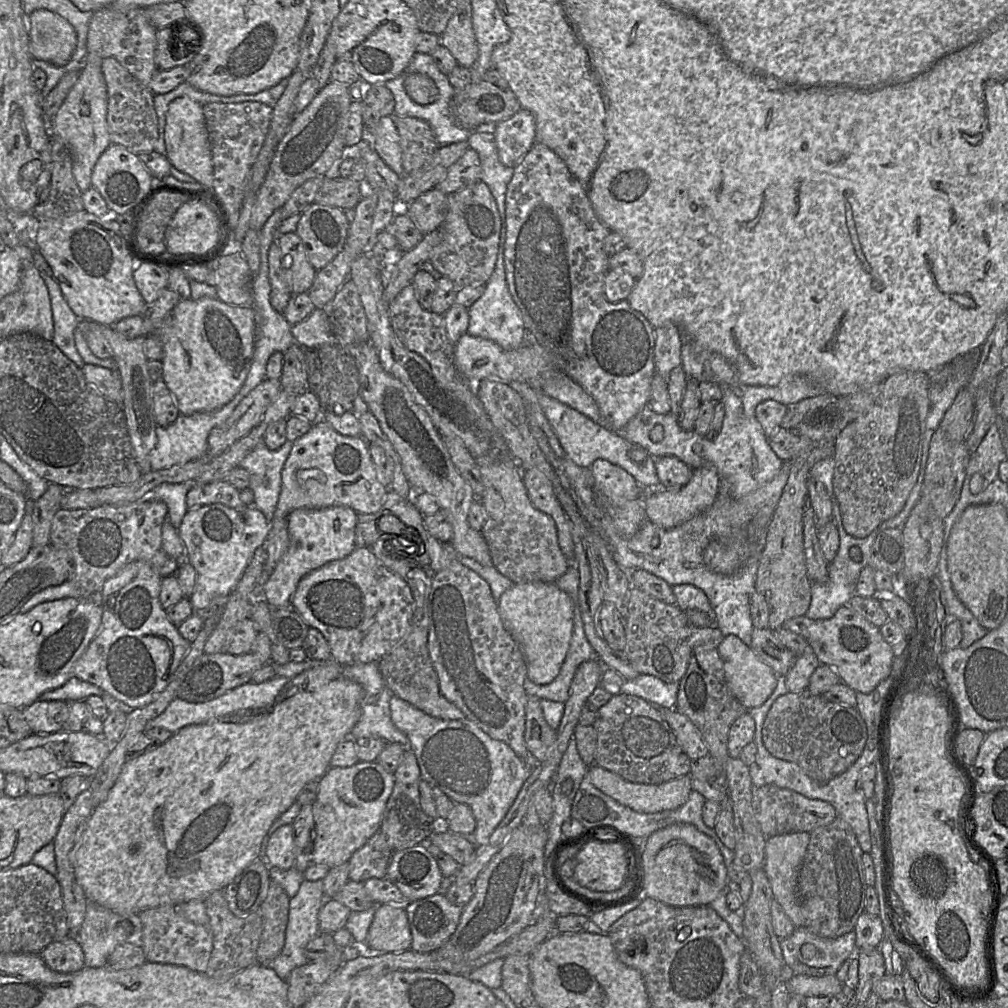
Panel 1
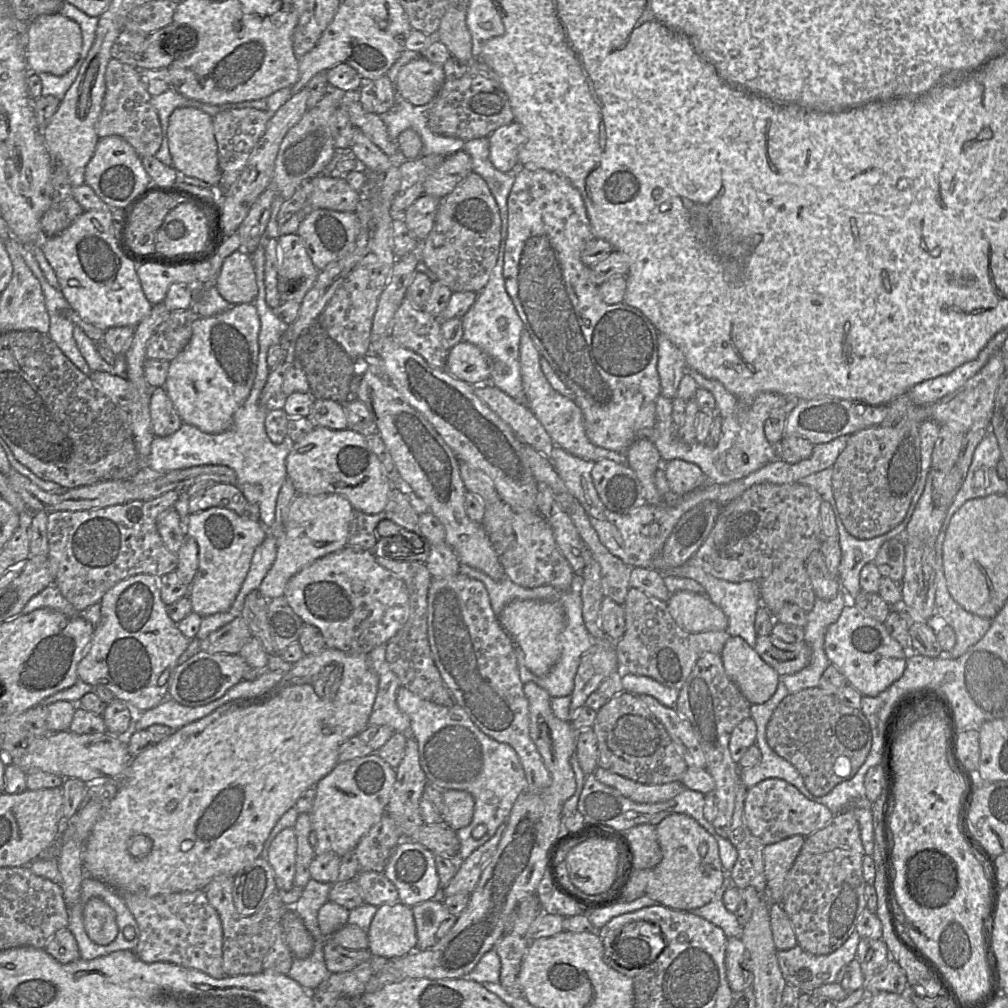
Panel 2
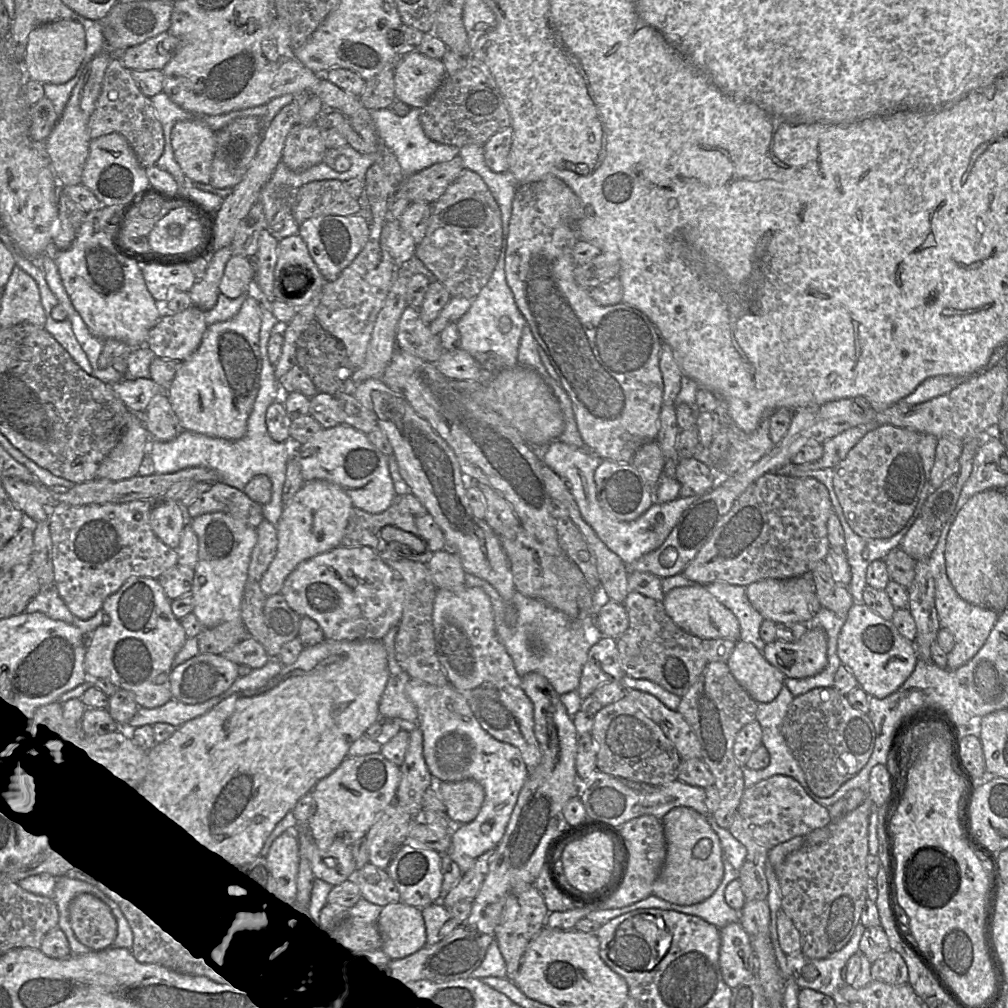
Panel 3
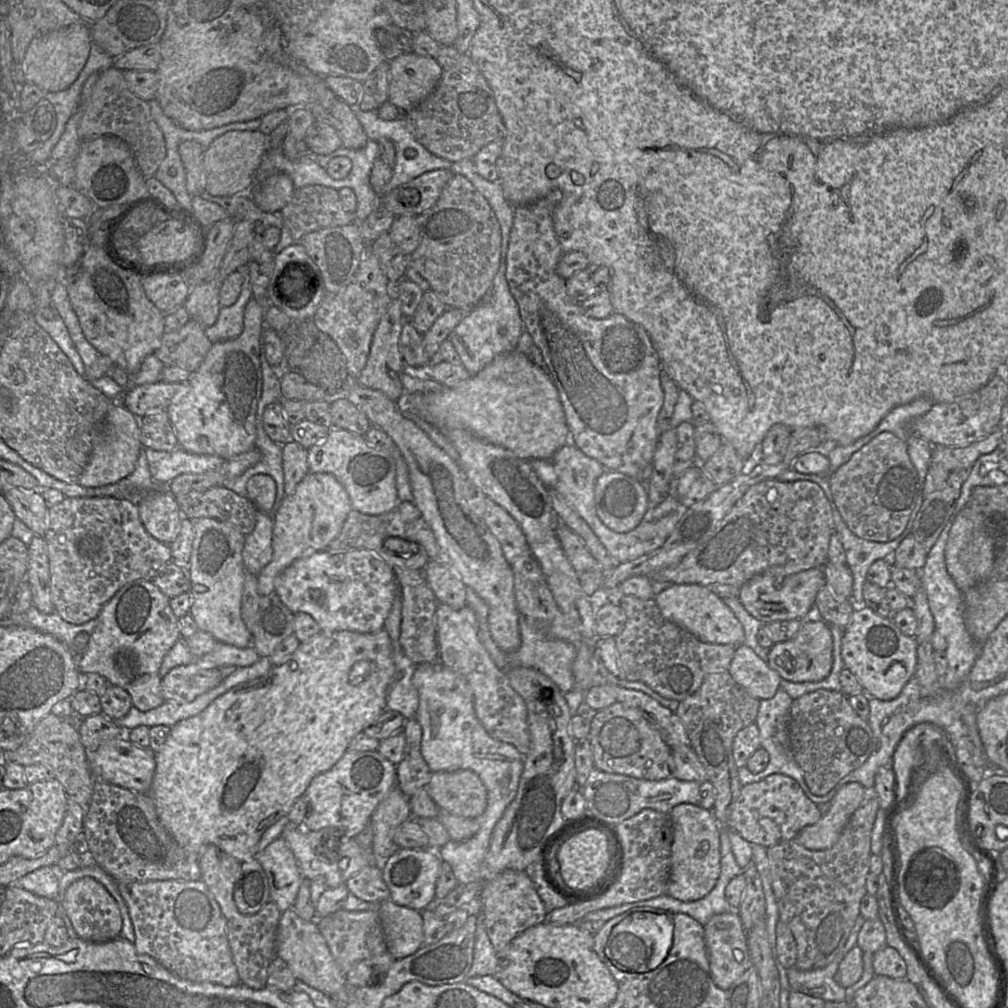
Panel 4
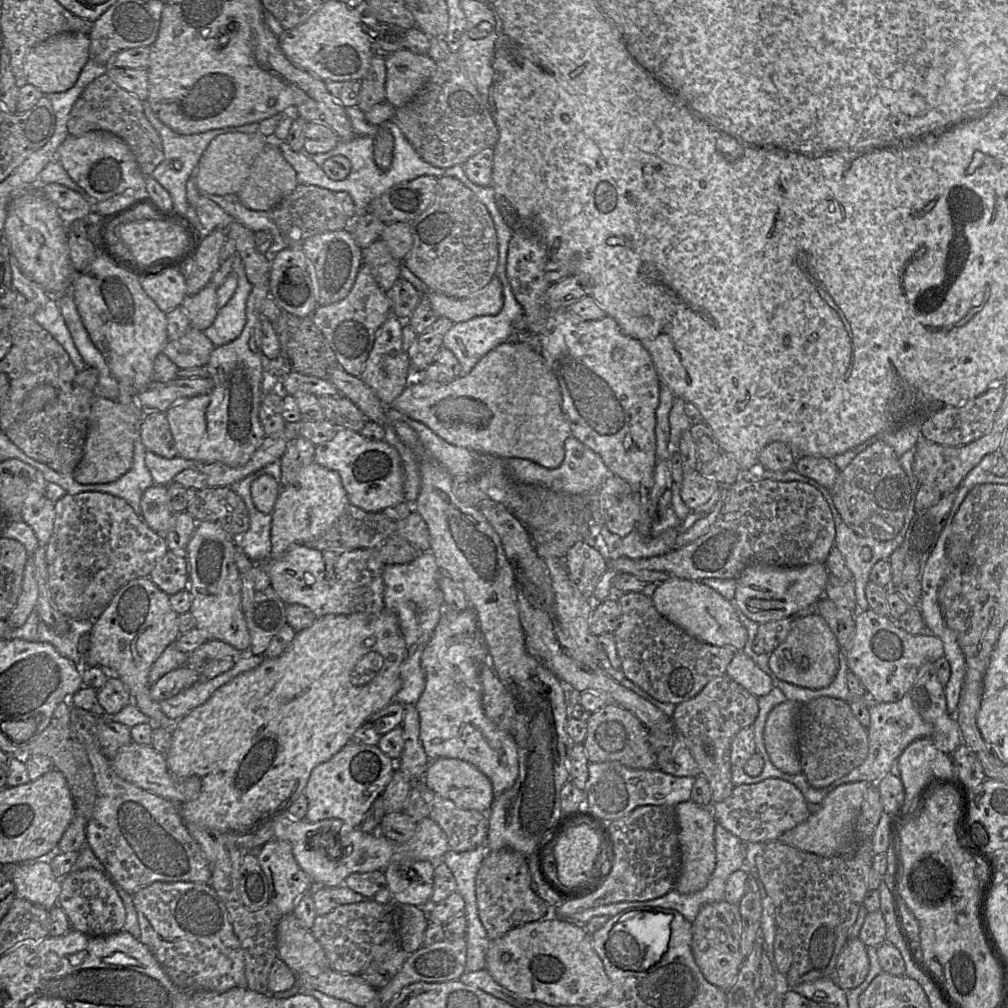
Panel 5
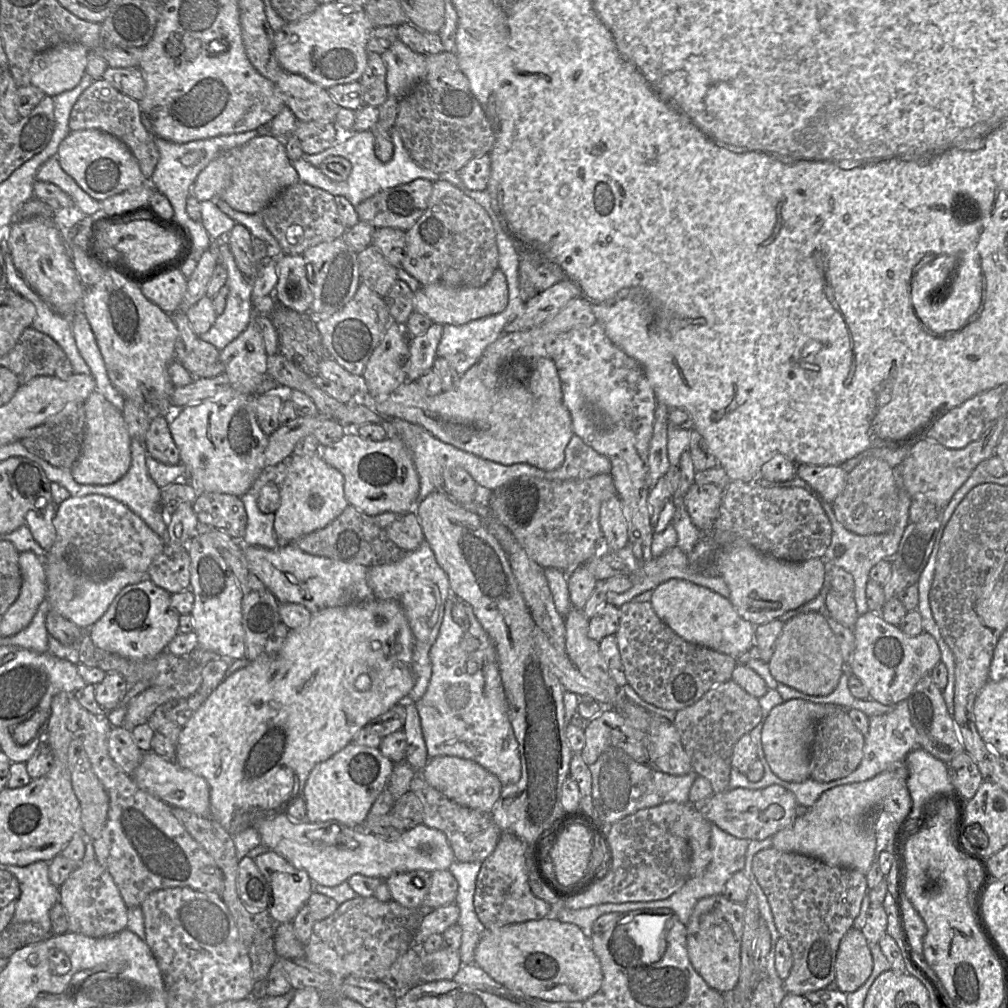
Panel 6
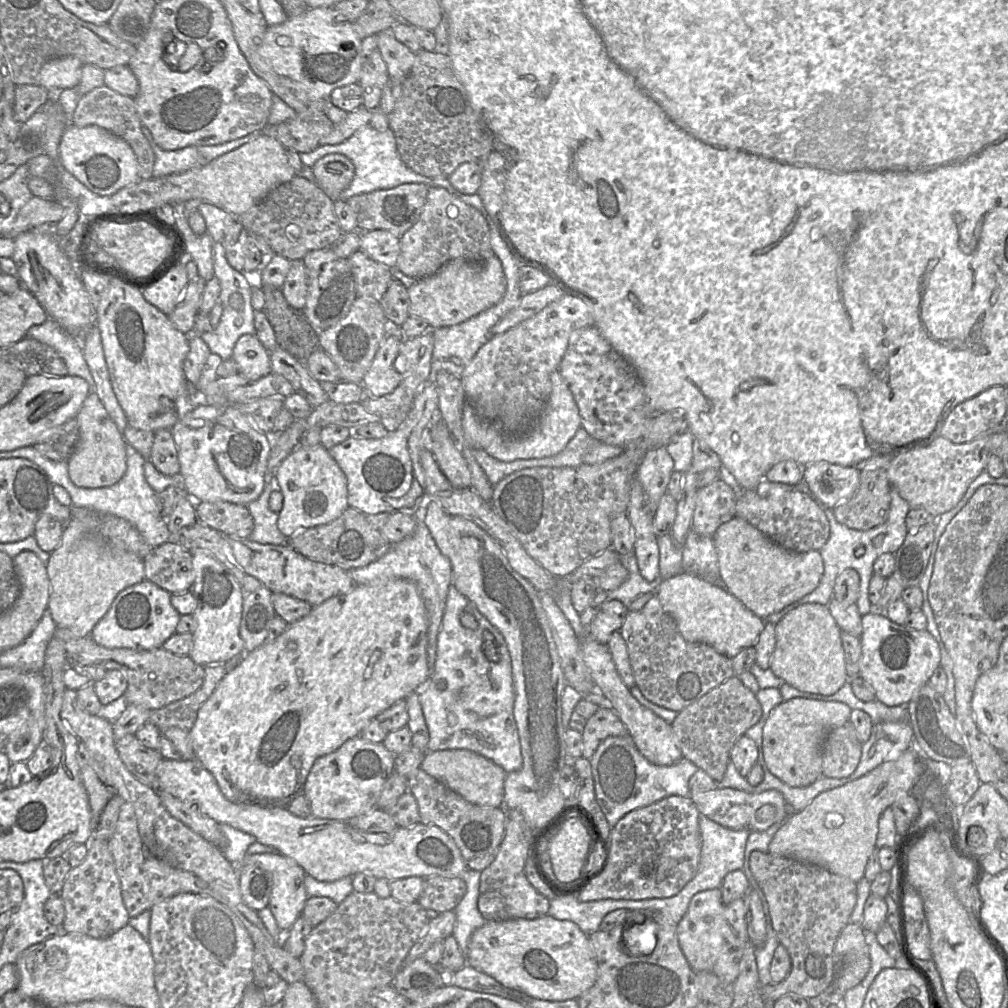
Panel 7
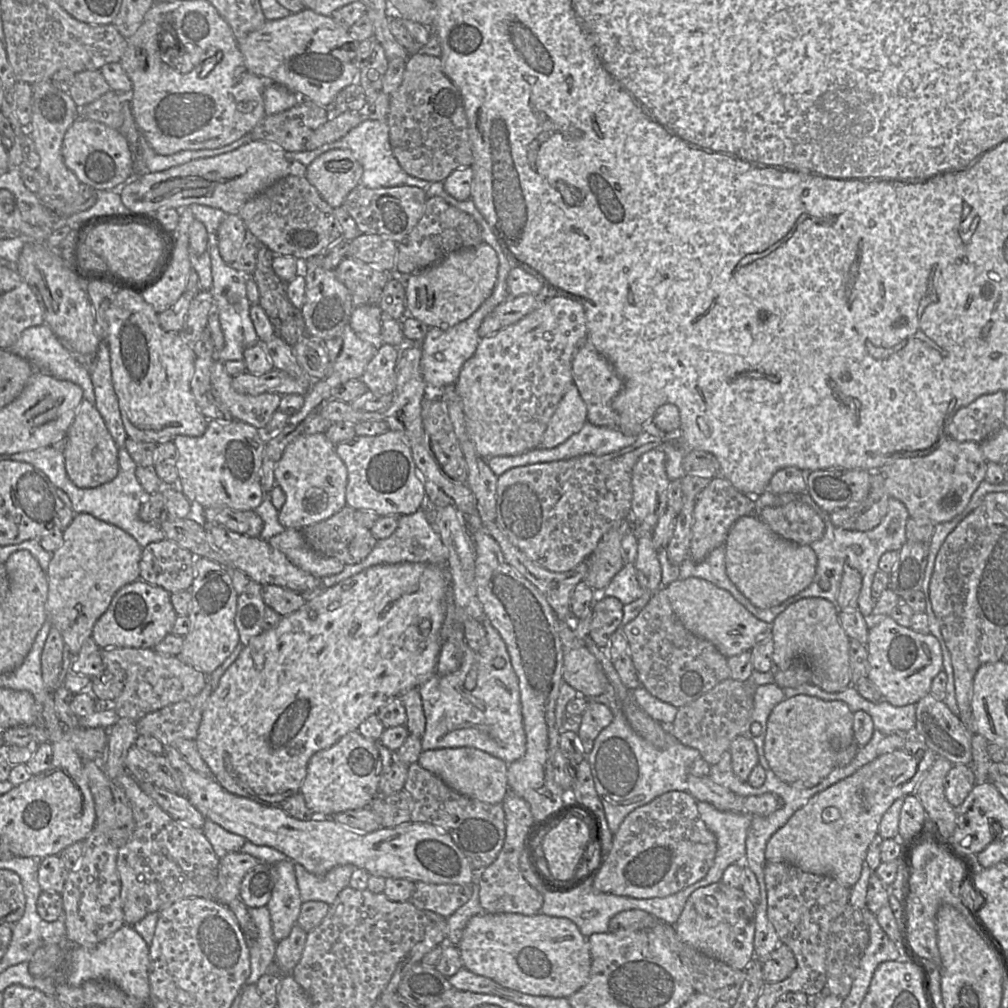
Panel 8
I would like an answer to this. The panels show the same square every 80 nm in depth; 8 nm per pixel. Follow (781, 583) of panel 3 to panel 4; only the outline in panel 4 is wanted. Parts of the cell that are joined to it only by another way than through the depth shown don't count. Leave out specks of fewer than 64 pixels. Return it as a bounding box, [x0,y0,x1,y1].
[738,567,825,624]

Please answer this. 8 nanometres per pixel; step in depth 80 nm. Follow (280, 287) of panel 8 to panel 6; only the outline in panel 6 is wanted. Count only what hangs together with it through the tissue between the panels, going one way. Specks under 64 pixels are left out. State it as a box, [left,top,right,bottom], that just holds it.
[270,301,329,375]

